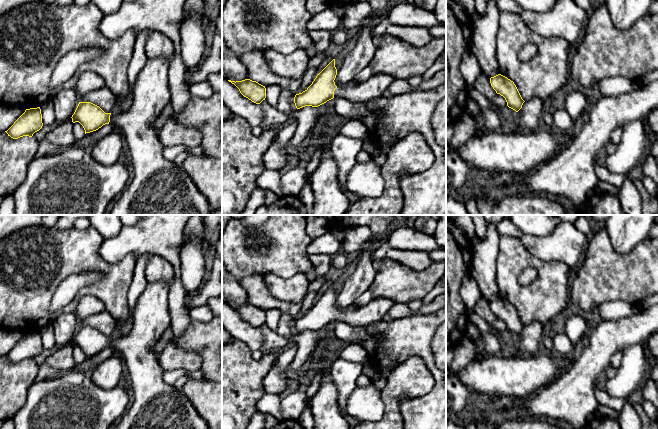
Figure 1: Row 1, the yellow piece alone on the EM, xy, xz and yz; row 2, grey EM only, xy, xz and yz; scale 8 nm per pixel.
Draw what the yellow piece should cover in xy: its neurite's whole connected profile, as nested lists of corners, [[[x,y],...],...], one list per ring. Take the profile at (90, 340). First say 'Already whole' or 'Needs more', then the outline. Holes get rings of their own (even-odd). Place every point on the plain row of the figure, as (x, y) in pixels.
Needs more. [[[165,282],[147,284],[131,312],[133,323],[127,336],[105,337],[91,326],[79,326],[71,341],[73,347],[79,346],[83,350],[85,358],[98,354],[103,349],[109,348],[111,344],[123,356],[134,401],[114,424],[114,429],[210,429],[182,391],[178,391],[174,385],[163,381],[165,371],[161,367],[155,346],[171,323],[168,293],[169,285]]]

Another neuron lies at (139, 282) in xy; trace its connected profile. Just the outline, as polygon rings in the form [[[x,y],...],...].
[[[145,253],[137,259],[134,275],[127,295],[128,306],[131,312],[136,305],[138,297],[142,294],[148,284],[145,277],[145,268],[151,255],[152,254]]]

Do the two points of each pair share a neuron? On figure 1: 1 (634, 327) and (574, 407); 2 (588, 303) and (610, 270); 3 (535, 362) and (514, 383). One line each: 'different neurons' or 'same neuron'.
1: same neuron
2: same neuron
3: same neuron

